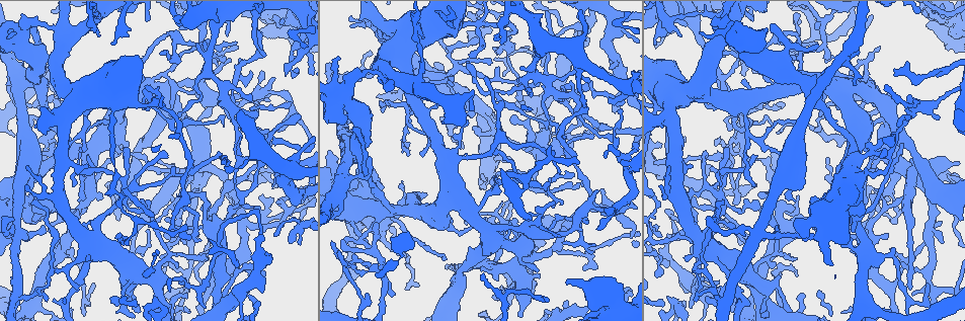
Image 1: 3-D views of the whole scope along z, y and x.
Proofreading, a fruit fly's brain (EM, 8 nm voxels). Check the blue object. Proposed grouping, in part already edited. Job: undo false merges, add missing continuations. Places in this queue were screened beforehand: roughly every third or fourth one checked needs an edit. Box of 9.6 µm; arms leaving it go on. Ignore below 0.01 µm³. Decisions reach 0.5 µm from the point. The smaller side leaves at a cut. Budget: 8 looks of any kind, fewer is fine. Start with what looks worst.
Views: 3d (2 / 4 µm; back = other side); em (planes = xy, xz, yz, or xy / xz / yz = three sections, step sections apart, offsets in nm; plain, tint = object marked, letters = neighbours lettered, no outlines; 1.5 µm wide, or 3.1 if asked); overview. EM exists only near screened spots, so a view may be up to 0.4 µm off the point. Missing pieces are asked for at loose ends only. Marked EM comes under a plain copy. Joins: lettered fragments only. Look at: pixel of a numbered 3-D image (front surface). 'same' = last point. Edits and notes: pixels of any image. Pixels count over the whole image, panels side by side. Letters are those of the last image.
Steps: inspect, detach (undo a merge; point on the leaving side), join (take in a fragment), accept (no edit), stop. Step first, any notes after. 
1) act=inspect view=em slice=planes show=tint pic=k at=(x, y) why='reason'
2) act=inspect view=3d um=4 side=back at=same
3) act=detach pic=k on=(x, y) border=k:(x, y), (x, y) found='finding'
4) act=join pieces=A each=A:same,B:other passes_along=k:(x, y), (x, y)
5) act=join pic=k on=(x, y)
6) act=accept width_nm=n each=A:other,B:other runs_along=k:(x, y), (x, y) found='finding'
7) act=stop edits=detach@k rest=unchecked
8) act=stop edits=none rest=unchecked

act=inspect view=em slice=planes show=letters pic=1 at=(940, 221) why='an open end'

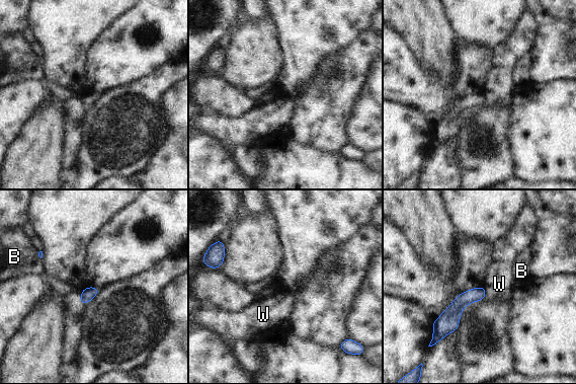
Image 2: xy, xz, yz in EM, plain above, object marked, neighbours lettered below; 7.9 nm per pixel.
act=accept longest_contact=W:90nm each=B:other,W:other border=2:(483, 286), (486, 296) found='none of them fits'

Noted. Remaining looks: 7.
act=inspect view=3d um=4 pic=1 at=(828, 161) why='free end'

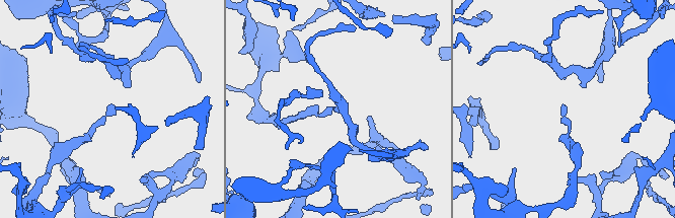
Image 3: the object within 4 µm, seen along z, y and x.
act=inspect view=em slice=yz step=8 show=letters pic=3 at=(561, 106) why='now the EM'

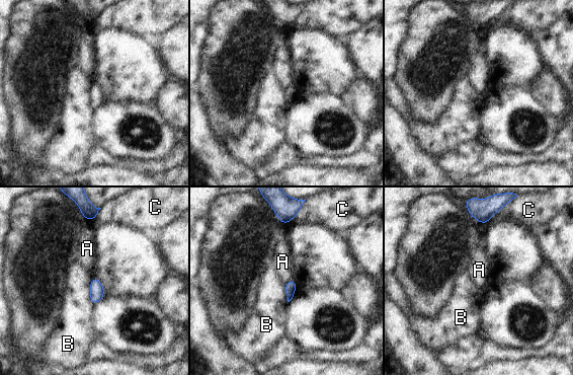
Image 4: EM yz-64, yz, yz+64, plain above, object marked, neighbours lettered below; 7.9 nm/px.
act=inspect view=em slice=planes show=letters at=same

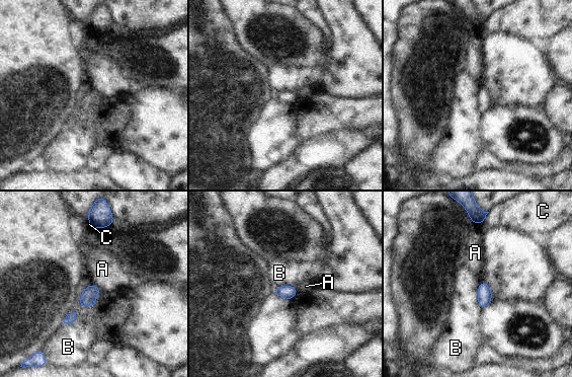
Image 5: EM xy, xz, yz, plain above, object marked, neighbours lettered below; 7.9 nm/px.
act=accept each=A:other,B:other,C:other border=5:(100, 290), (95, 305), (80, 308) found='none of them fits'

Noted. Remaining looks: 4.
act=inspect view=3d um=2 pic=1 at=(270, 91) why='calibre changes'

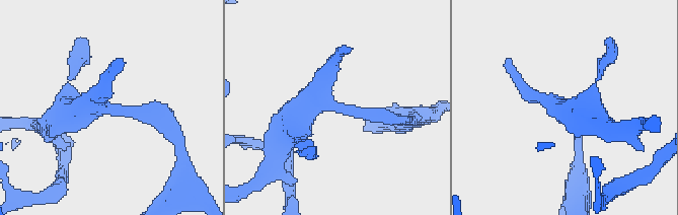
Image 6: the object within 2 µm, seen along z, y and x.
act=inspect view=em slice=planes show=letters pic=6 at=(564, 106)

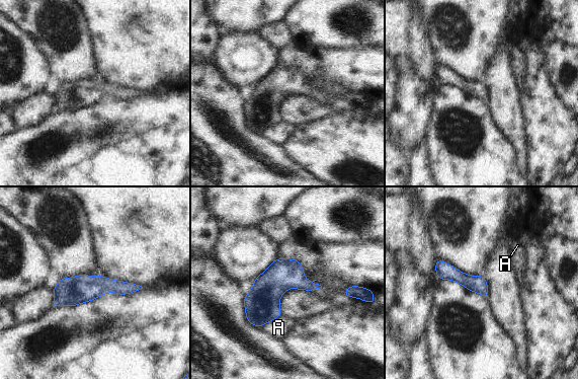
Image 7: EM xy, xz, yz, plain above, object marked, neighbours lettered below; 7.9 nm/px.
act=accept each=A:other border=7:(281, 315), (267, 321), (261, 327) found='all the same cell'

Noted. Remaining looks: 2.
act=stop edits=none rest=unchecked

